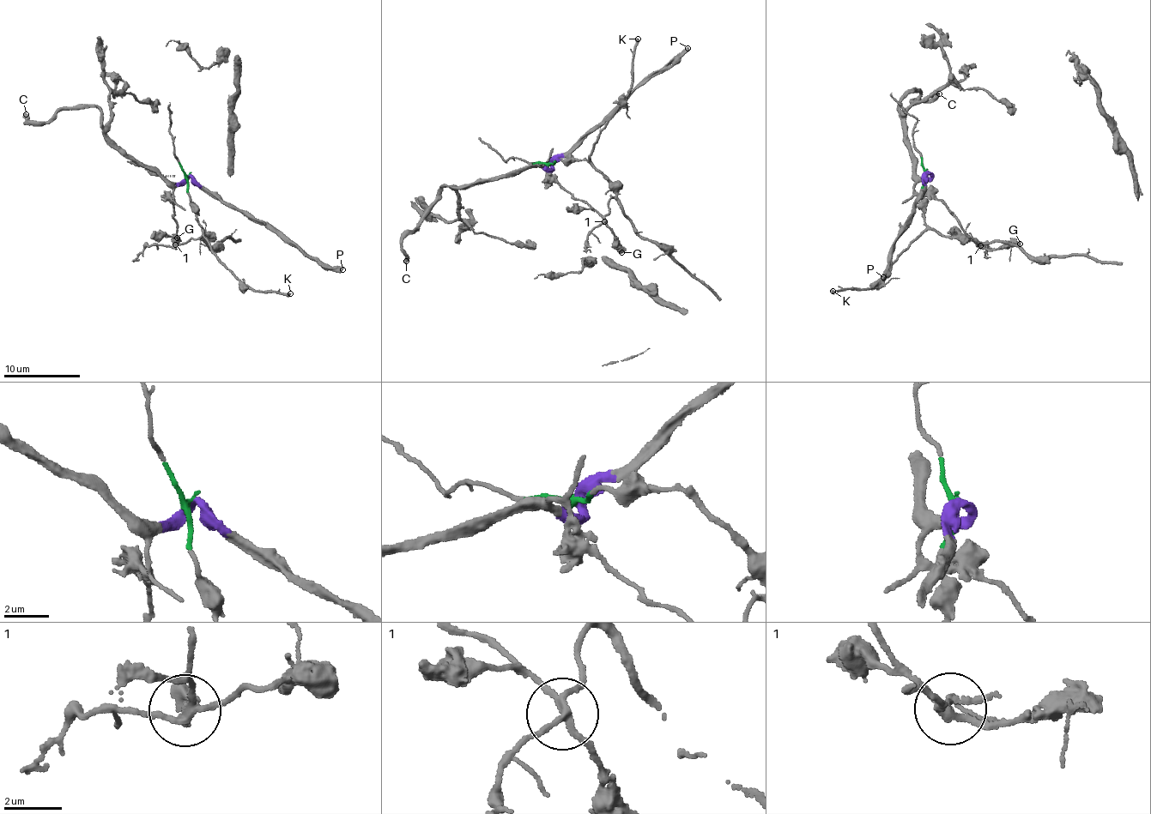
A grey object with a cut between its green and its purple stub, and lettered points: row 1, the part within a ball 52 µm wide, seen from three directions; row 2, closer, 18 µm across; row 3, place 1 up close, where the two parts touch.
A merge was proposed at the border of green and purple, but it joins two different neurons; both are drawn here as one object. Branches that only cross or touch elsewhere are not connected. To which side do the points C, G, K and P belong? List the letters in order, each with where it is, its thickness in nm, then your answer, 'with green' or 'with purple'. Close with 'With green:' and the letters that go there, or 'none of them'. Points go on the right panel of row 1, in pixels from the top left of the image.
C: at (939, 93); 440 nm thick; with purple
G: at (1020, 244); 550 nm thick; with purple
K: at (832, 291); 280 nm thick; with green
P: at (883, 277); 320 nm thick; with purple
With green: K

